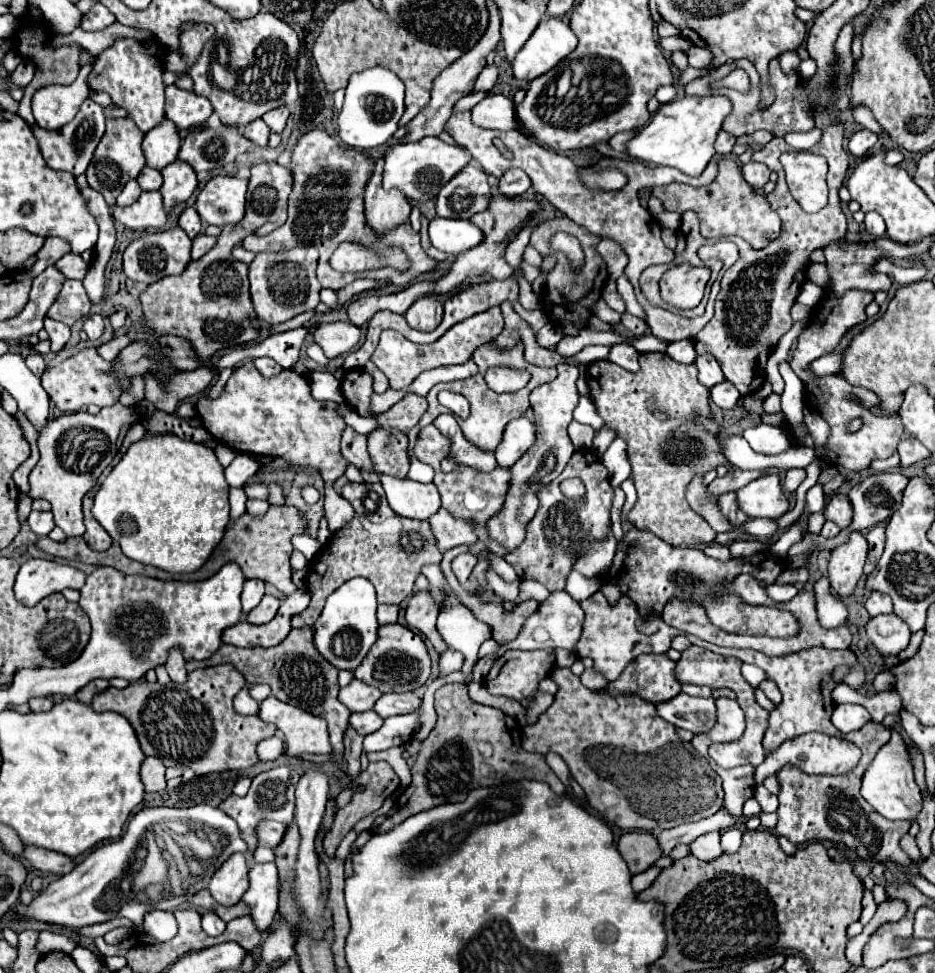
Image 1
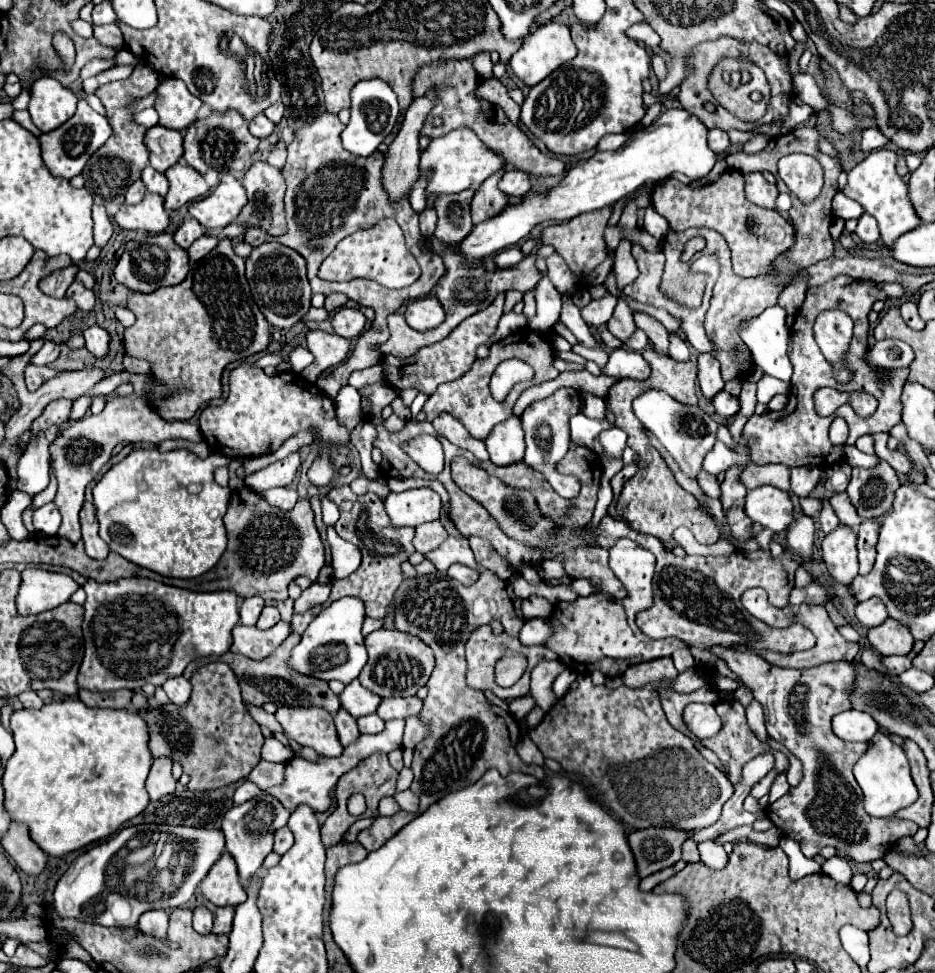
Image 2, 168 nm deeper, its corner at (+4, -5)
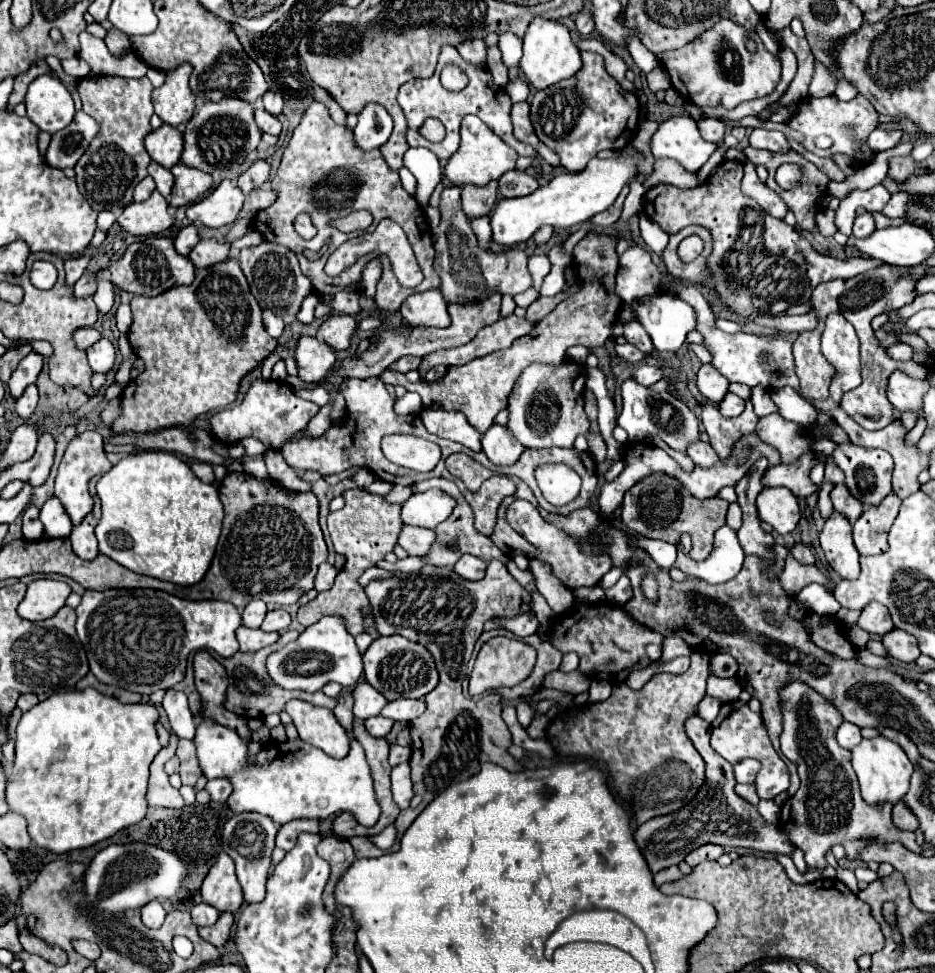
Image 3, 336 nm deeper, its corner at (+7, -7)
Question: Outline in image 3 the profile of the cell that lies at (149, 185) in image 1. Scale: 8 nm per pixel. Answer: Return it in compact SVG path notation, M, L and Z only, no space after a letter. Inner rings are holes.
M150 162L150 166L148 166L148 174L154 178L154 182L156 182L156 190L158 190L164 198L168 198L168 196L170 196L170 190L172 190L172 184L174 184L174 176L172 176L172 172L170 172L168 168L160 166L158 162Z

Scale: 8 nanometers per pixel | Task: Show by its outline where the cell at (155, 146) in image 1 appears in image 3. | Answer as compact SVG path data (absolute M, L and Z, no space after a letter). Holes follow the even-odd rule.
M162 124L144 138L144 144L154 162L162 164L164 168L172 168L178 164L182 154L182 132L174 126Z

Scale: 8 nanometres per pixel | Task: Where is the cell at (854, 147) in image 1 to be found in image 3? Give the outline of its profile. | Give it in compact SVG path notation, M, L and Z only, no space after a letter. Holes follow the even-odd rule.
M874 130L868 138L868 146L874 150L874 152L882 152L882 150L890 150L890 148L896 148L900 144L900 138L902 138L902 130Z

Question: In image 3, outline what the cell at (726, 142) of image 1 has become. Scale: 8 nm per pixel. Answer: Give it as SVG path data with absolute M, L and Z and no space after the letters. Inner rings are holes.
M700 118L698 120L698 130L700 130L700 134L702 134L704 140L710 140L714 144L722 142L724 132L726 132L724 124L720 120L716 120L716 118Z

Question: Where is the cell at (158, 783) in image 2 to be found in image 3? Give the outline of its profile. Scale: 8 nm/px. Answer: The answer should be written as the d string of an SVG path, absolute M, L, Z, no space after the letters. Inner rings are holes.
M174 734L170 736L170 746L160 750L160 754L154 758L150 766L150 786L148 786L148 804L160 806L160 808L184 808L184 800L176 788L170 786L168 774L164 772L166 760L170 760L176 752L178 738Z

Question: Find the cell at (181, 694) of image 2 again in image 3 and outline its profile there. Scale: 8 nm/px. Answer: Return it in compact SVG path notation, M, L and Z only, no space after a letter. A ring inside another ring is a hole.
M168 690L166 696L164 696L164 702L162 702L162 708L168 714L168 720L170 720L170 726L172 726L174 734L178 738L192 740L194 738L194 730L196 730L196 722L194 722L192 714L190 714L188 698L182 692Z

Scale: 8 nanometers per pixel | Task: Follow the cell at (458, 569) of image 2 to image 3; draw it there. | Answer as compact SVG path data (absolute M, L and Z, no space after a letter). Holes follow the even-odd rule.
M464 554L454 564L454 572L460 574L462 578L466 578L466 580L482 580L484 578L484 572L486 572L486 562L480 560L480 558L476 558L476 556Z

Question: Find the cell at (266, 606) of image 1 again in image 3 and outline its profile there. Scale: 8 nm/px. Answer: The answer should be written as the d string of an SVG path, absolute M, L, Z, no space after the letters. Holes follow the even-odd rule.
M282 608L270 610L266 614L264 622L262 622L262 630L266 630L266 632L280 632L280 630L288 628L290 622L292 622L292 618L290 618L290 614L286 610L282 610Z

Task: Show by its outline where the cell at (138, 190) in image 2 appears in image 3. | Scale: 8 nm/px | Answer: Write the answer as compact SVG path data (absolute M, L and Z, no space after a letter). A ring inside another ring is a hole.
M146 176L146 178L136 186L136 190L134 190L134 200L136 200L136 202L144 202L144 200L154 192L154 188L156 188L154 180L152 180L150 176Z

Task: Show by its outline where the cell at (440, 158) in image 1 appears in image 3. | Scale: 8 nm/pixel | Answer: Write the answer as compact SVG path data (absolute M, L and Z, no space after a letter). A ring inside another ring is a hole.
M466 116L462 122L462 142L458 152L454 152L448 158L446 164L446 178L456 184L456 186L466 186L466 184L488 184L490 180L498 180L502 174L516 170L516 160L518 154L514 148L510 148L502 138L498 138L482 120L476 116Z

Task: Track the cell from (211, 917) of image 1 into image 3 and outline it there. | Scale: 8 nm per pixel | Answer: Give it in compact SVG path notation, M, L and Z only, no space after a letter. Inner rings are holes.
M200 902L192 908L192 922L196 926L210 926L218 920L218 916L220 916L220 912L214 906L206 904L206 902Z

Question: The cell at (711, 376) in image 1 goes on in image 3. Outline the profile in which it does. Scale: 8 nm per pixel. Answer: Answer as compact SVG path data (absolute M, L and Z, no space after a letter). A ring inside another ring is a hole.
M704 364L700 370L698 370L698 380L696 380L700 392L714 404L722 402L724 396L728 394L728 378L722 376L714 366L710 364Z

